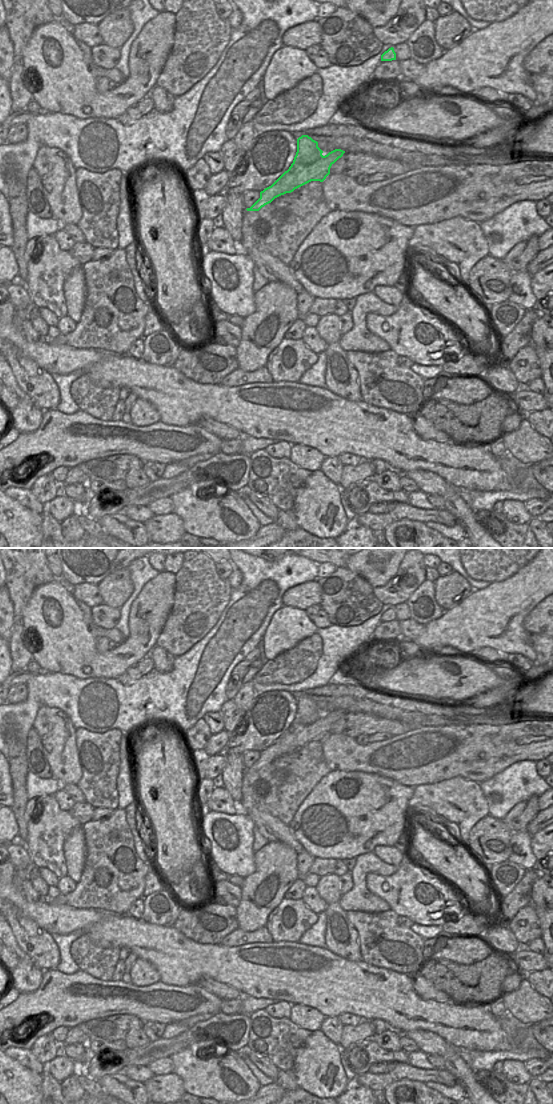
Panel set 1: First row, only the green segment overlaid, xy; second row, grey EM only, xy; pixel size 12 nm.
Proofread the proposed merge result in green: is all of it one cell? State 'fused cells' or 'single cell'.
fused cells

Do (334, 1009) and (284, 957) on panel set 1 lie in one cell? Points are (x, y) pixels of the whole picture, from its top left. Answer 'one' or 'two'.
one

